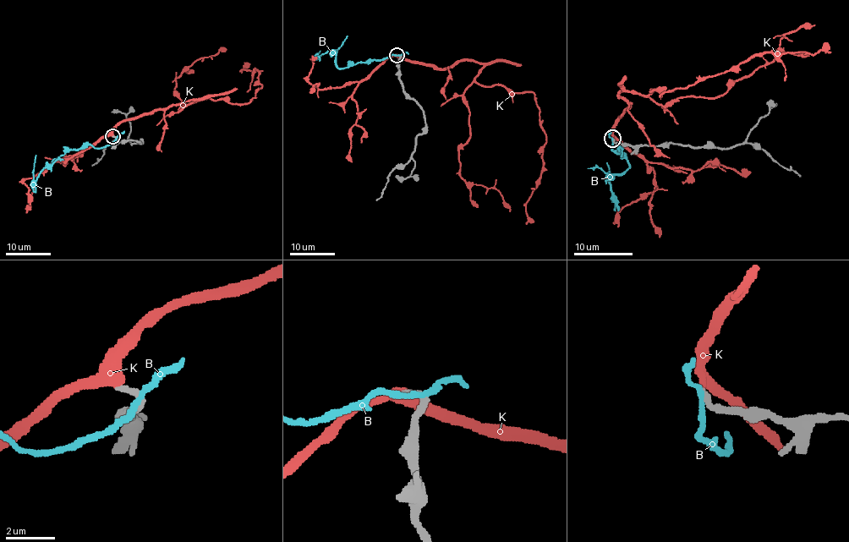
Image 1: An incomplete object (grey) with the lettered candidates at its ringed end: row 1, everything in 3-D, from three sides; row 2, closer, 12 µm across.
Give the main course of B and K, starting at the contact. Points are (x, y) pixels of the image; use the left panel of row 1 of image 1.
B: (115, 138), (104, 147), (94, 148), (84, 145), (60, 155), (35, 179), (33, 175), (36, 155)
K: (112, 135), (122, 122), (177, 104), (211, 98), (249, 102), (262, 85), (256, 70), (242, 71), (249, 63)

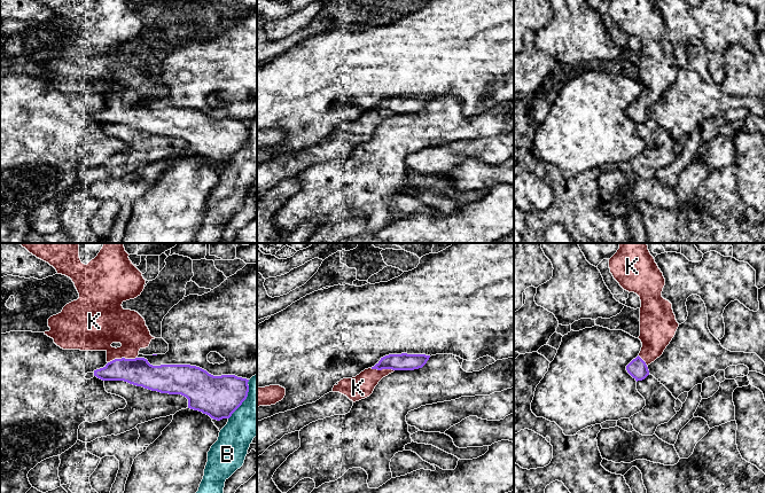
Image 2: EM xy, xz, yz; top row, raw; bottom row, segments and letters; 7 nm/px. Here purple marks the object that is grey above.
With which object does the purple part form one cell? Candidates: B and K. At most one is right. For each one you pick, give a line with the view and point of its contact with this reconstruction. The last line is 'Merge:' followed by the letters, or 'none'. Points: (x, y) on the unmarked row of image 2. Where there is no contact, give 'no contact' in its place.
K: xy (122, 101)
Merge: K

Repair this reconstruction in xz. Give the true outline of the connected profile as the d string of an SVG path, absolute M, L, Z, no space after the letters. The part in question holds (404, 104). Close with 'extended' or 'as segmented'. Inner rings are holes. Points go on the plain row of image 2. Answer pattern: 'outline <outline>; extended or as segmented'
outline M389 97L372 111L365 112L352 122L343 122L334 128L333 135L346 139L353 146L369 140L378 125L395 114L414 114L422 111L430 99L426 97Z; extended

